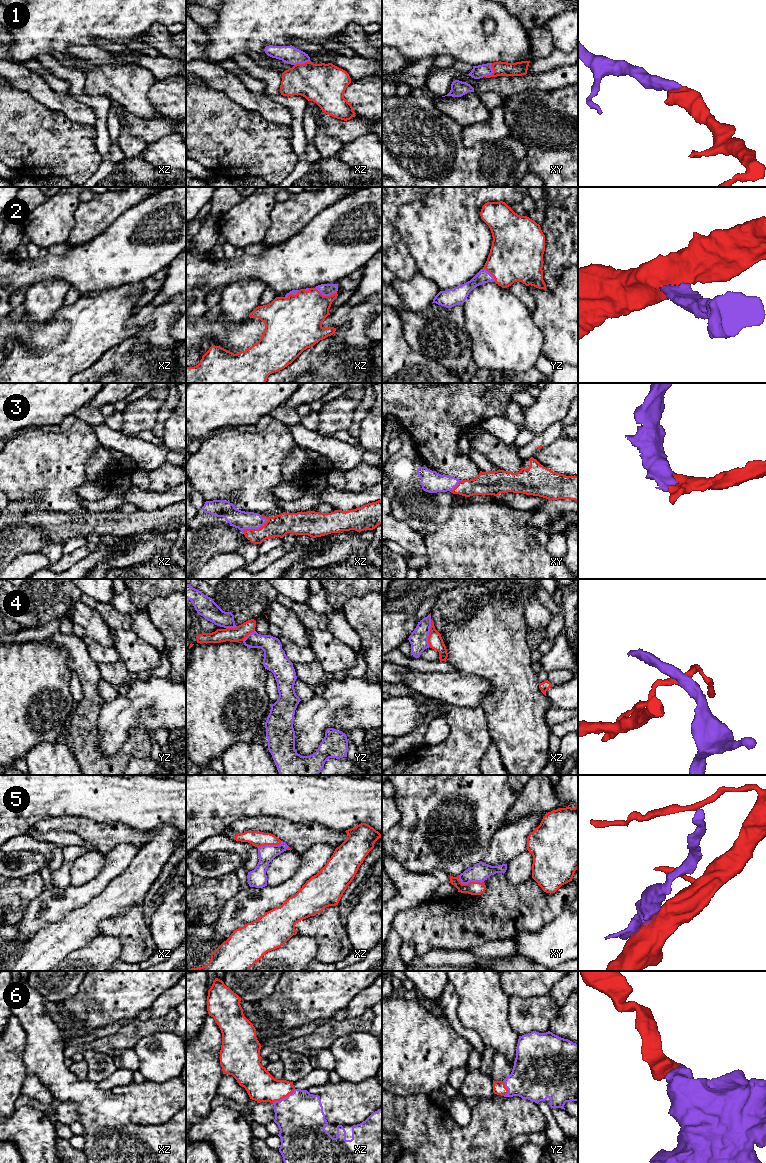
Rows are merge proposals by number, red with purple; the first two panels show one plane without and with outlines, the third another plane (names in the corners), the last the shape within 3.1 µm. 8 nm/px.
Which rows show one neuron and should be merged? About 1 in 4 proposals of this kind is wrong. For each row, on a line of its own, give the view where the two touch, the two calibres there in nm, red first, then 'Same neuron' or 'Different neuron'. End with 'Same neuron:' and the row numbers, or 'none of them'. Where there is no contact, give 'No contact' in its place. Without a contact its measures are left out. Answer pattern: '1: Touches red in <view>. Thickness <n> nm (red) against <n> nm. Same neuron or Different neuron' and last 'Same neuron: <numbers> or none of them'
1: Touches red in xy. Thickness 110 nm (red) against 100 nm. Same neuron
2: Touches red in xz. Thickness 340 nm (red) against 100 nm. Same neuron
3: Touches red in xz. Thickness 180 nm (red) against 150 nm. Same neuron
4: Touches red in xz. Thickness 120 nm (red) against 150 nm. Different neuron
5: Touches red in xy. Thickness 110 nm (red) against 150 nm. Different neuron
6: Touches red in xz. Thickness 240 nm (red) against 380 nm. Same neuron
Same neuron: 1, 2, 3, 6

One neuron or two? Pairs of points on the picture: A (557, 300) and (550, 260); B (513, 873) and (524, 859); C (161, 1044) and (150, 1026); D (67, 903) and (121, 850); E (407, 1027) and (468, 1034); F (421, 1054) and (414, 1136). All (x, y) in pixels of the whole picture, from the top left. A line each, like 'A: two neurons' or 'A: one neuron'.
A: two neurons
B: one neuron
C: two neurons
D: one neuron
E: two neurons
F: two neurons

